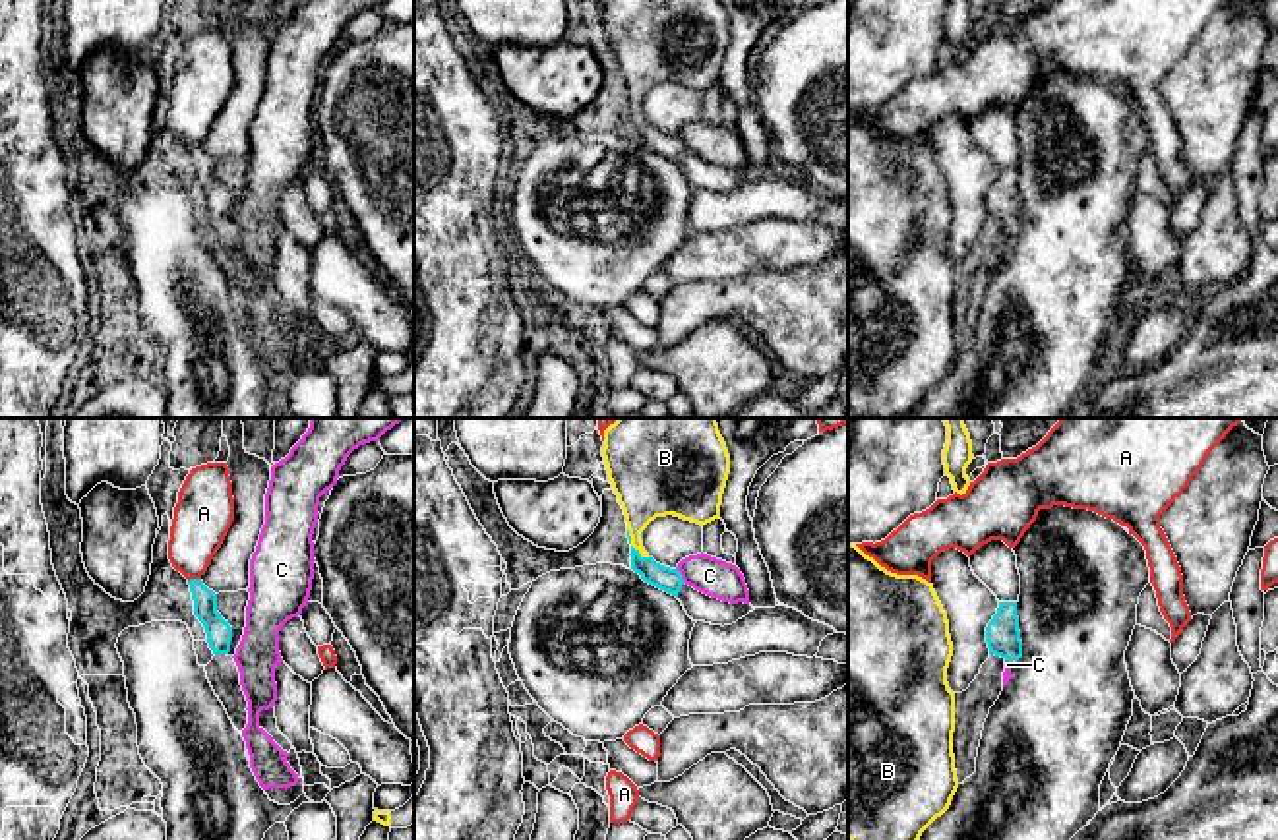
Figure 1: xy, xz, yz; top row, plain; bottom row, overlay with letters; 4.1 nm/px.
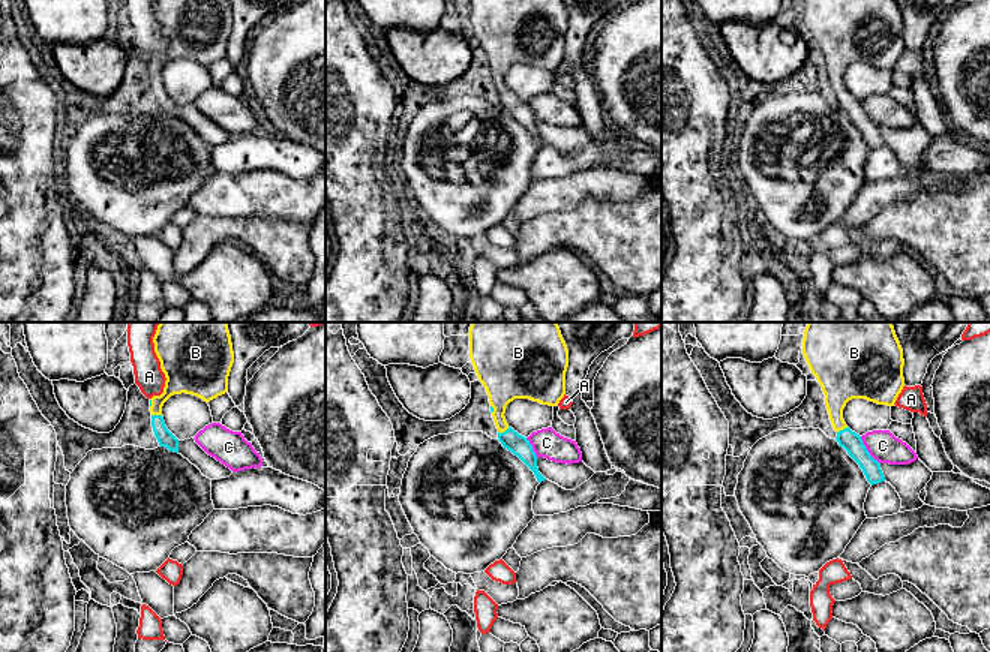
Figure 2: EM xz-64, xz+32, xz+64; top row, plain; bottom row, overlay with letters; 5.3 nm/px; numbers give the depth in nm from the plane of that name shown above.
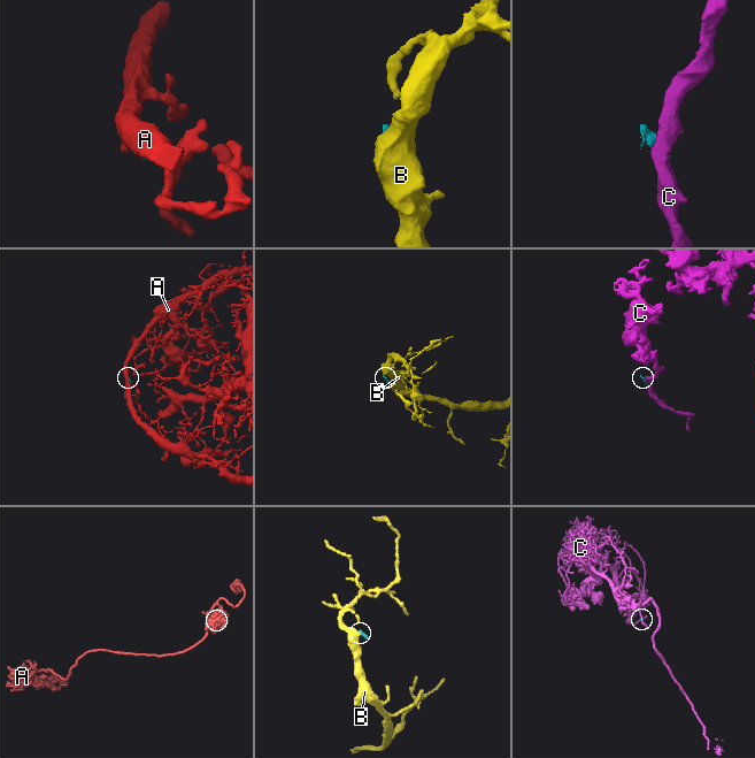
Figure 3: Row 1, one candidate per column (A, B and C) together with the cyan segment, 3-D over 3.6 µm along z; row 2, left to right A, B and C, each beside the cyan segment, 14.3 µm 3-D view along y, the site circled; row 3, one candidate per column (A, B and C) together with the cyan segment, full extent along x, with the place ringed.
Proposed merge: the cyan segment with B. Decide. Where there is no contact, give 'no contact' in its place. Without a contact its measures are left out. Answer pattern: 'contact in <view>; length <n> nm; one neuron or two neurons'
contact in xz; length 150 nm; one neuron

